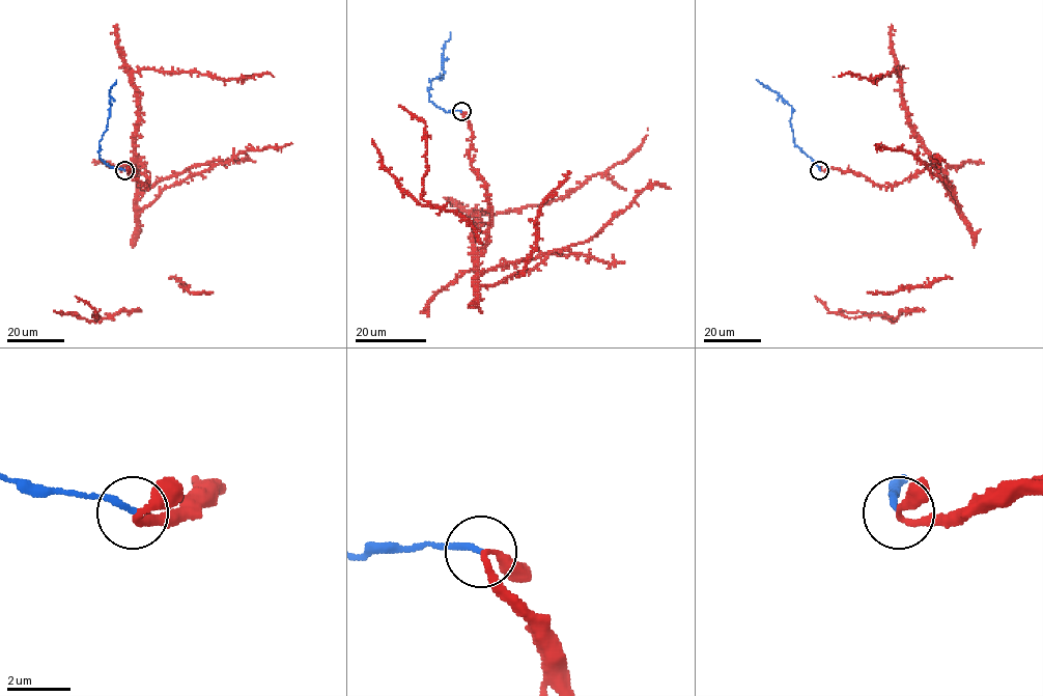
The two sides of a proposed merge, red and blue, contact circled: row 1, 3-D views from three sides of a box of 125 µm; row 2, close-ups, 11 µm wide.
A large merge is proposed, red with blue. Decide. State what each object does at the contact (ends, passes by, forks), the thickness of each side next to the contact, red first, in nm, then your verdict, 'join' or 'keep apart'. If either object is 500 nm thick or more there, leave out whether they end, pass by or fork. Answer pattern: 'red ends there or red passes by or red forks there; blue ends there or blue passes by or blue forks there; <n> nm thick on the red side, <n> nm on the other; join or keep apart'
red passes by; blue ends there; 190 nm thick on the red side, 200 nm on the other; keep apart

